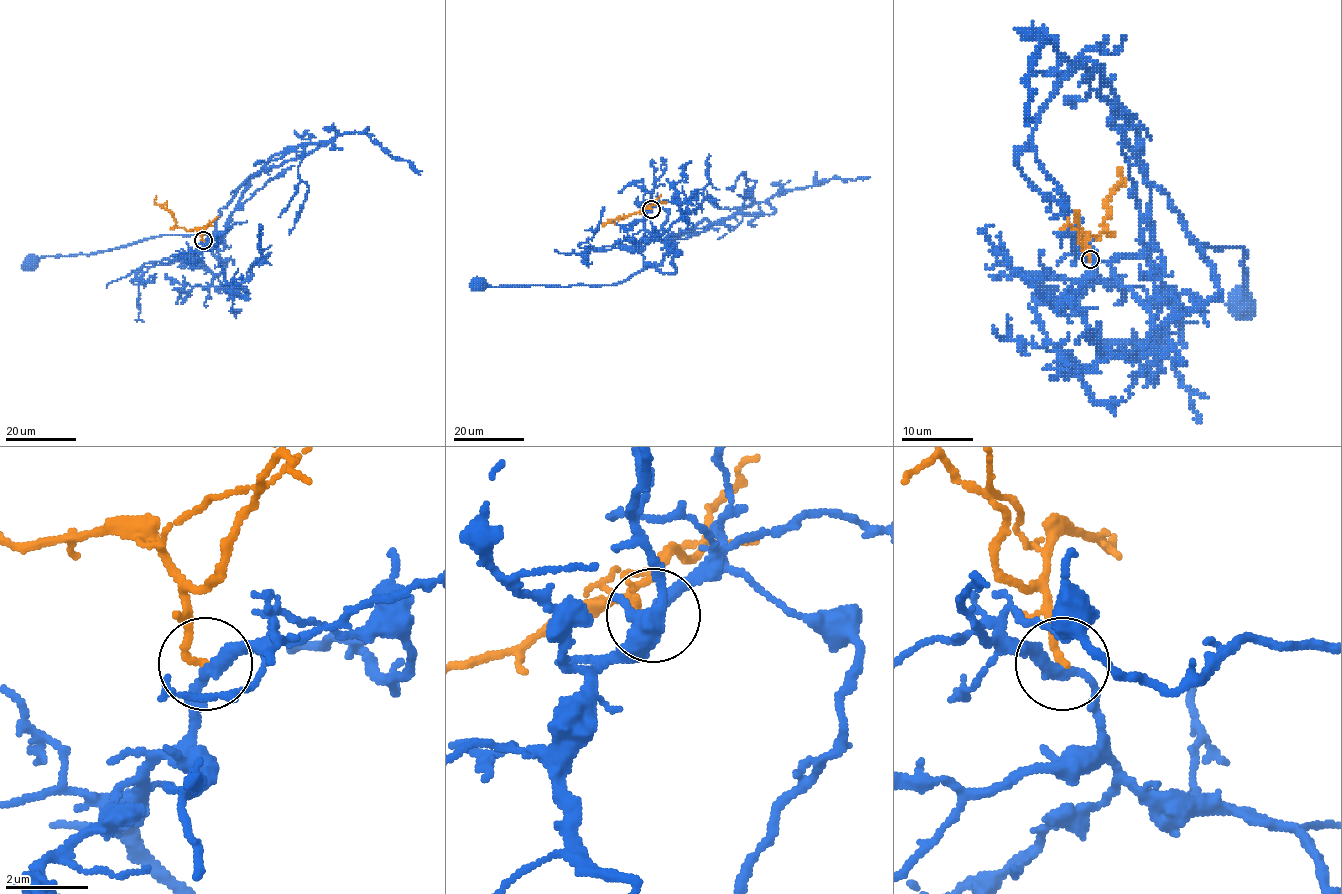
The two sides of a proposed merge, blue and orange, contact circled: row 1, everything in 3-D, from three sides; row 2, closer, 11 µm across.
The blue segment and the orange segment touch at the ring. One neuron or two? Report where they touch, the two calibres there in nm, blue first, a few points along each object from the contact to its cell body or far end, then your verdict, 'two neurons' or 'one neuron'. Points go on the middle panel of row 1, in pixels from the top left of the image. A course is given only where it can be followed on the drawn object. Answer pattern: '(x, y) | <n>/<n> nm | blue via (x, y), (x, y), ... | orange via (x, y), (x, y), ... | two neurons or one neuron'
(651, 209) | 280/180 nm | blue via (651, 208), (643, 227), (673, 253), (674, 272), (663, 273), (654, 263), (612, 283), (478, 283) | orange via (651, 209), (604, 224) | two neurons

